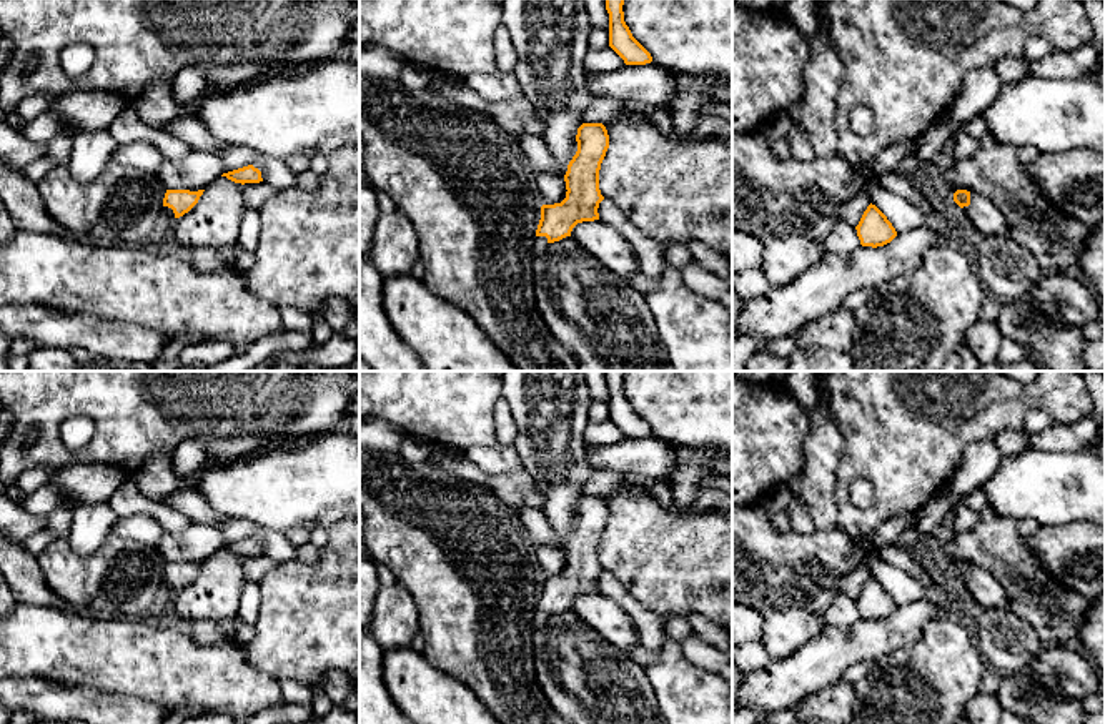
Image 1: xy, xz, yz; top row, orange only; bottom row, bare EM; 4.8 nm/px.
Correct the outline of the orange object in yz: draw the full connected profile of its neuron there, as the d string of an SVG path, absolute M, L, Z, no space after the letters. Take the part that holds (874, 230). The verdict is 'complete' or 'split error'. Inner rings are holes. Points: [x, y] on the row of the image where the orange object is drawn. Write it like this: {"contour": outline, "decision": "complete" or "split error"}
{"contour": "M872 203L864 211L855 230L860 245L872 248L884 246L897 236L897 231L887 216Z", "decision": "complete"}

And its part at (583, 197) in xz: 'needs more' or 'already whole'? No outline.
needs more

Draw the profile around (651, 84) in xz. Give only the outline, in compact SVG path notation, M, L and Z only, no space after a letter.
M656 63L624 65L621 70L601 73L587 80L586 88L597 98L632 98L656 107L667 107L677 90L677 78L672 70Z

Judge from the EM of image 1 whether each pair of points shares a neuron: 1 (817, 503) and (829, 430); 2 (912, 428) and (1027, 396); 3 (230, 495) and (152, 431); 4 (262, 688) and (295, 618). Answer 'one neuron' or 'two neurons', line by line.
1: one neuron
2: one neuron
3: two neurons
4: two neurons

